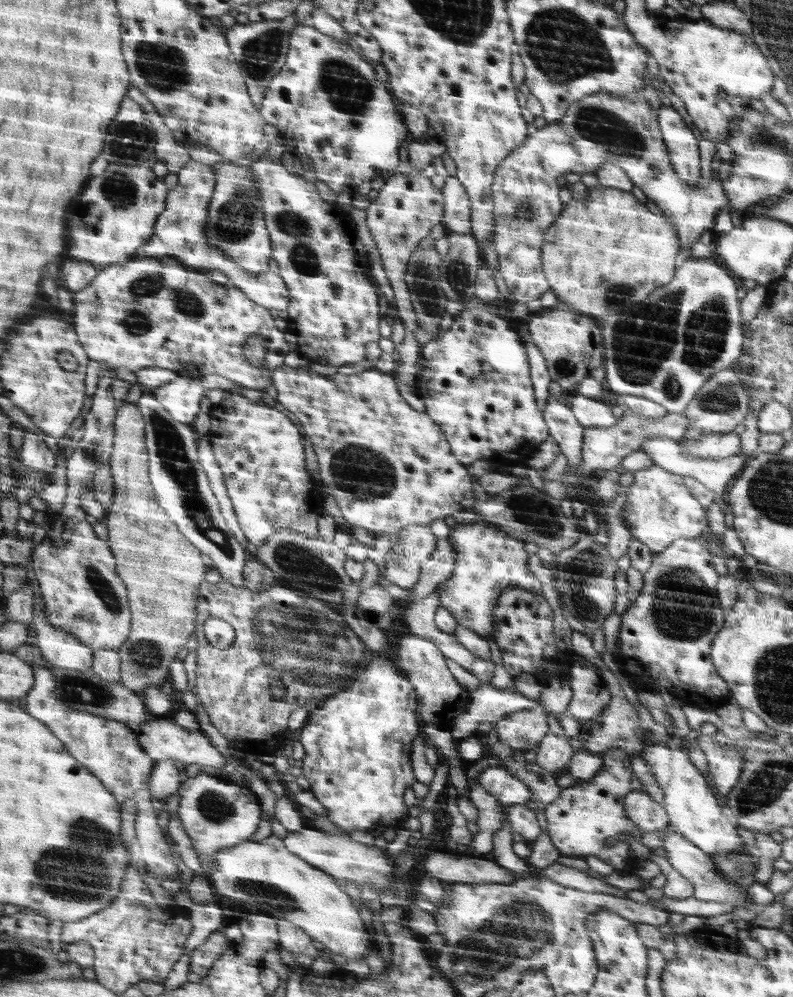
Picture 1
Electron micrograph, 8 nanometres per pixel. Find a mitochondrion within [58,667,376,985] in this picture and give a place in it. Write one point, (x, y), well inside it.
(271, 893)

